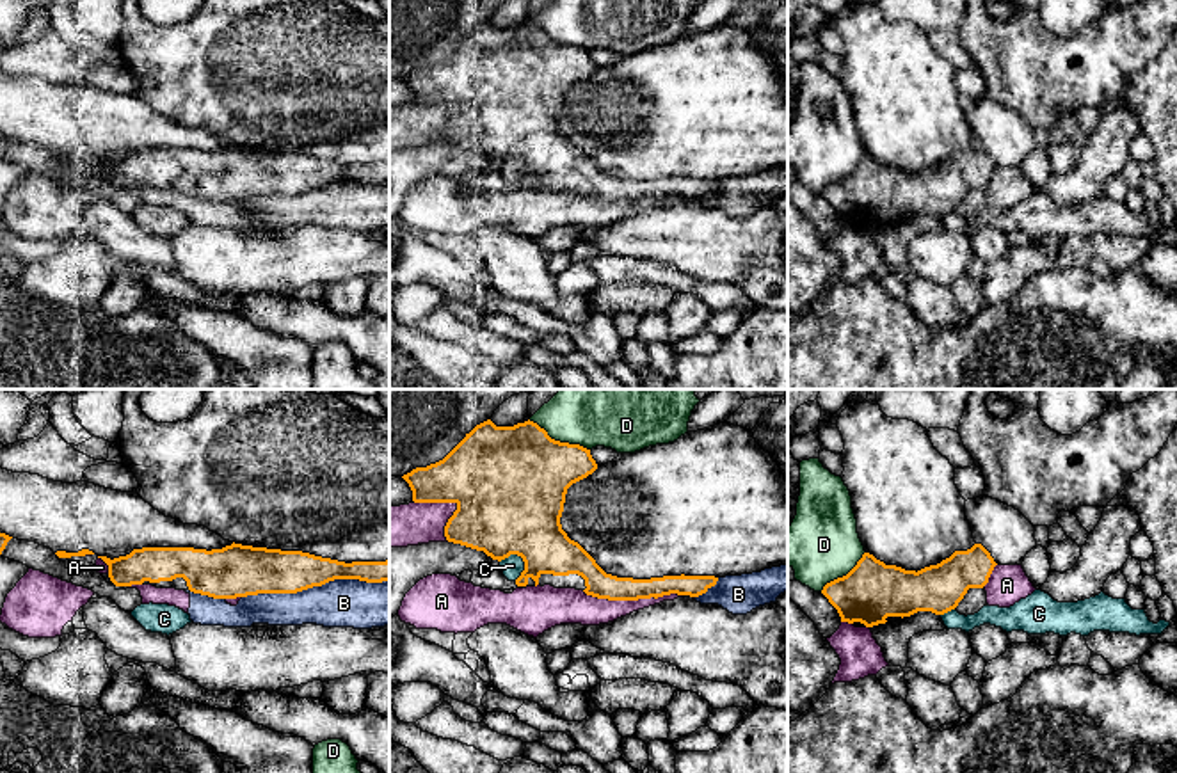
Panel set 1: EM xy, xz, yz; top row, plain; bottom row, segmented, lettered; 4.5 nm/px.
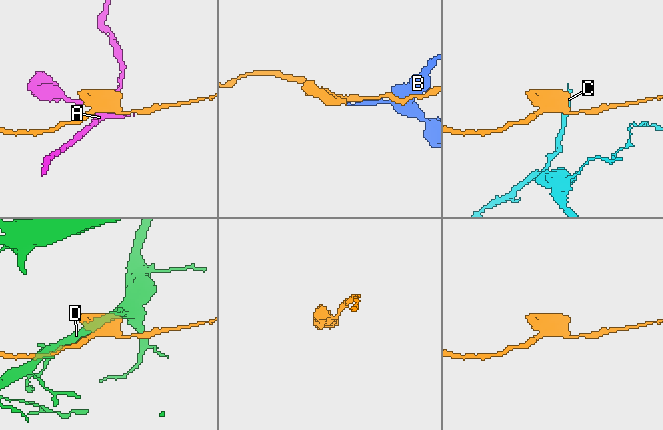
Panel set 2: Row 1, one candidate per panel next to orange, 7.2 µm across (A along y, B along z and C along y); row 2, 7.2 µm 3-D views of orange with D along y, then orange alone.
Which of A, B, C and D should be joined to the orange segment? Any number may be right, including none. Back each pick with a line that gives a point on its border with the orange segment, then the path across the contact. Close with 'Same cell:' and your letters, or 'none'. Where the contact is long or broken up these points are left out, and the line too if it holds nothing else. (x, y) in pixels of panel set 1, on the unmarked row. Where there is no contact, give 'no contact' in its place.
Same cell: none

